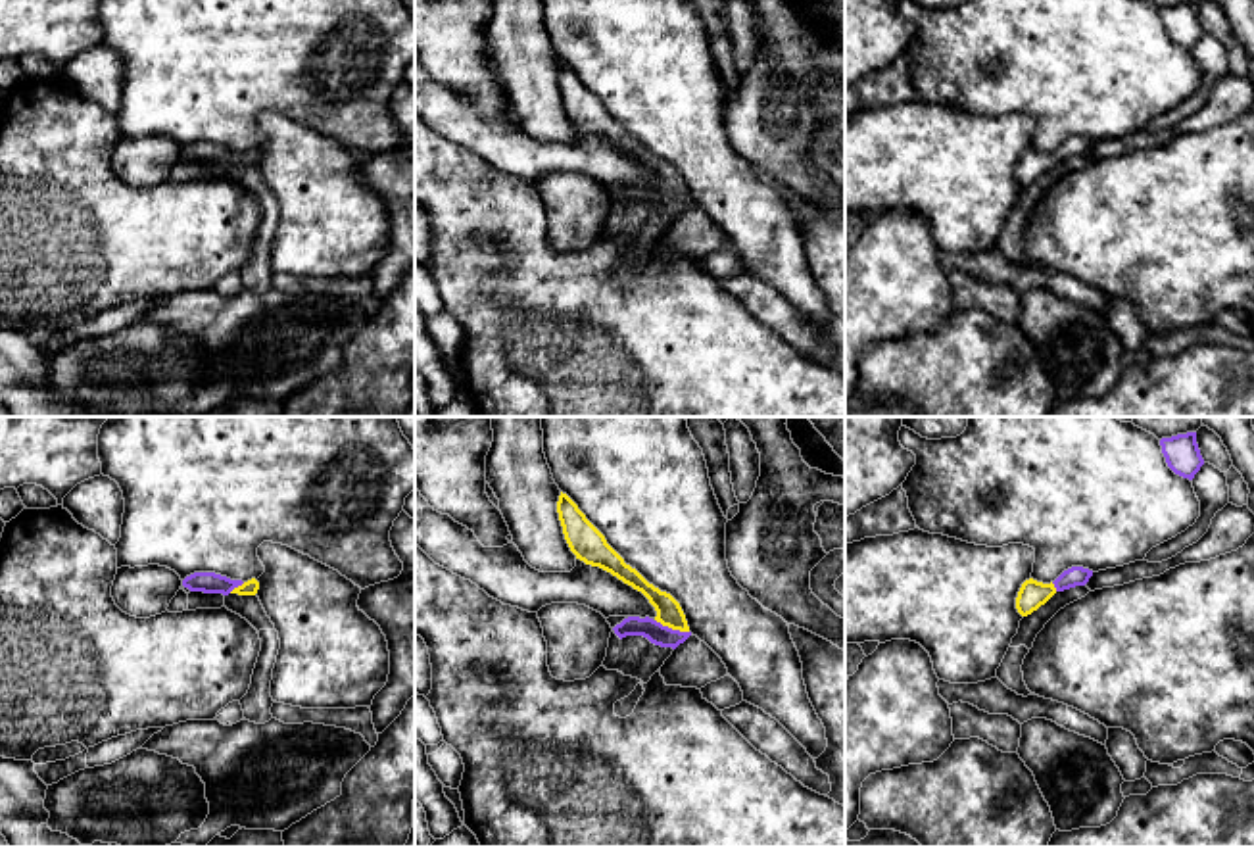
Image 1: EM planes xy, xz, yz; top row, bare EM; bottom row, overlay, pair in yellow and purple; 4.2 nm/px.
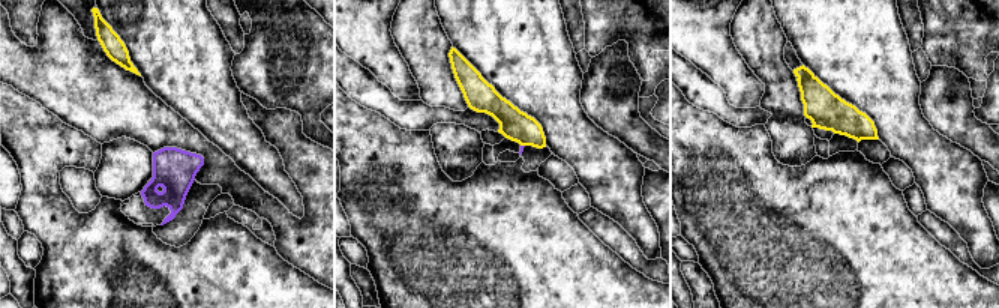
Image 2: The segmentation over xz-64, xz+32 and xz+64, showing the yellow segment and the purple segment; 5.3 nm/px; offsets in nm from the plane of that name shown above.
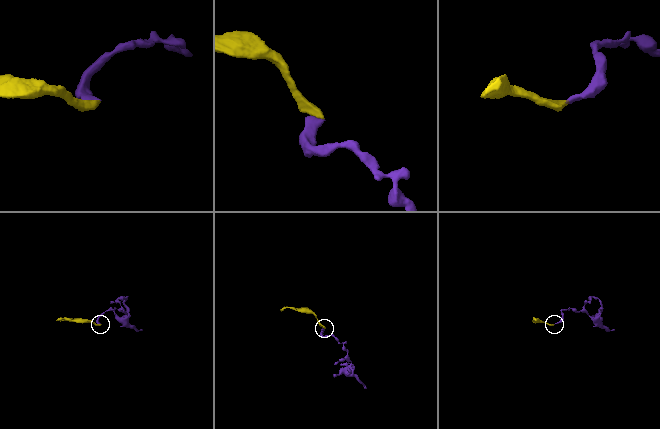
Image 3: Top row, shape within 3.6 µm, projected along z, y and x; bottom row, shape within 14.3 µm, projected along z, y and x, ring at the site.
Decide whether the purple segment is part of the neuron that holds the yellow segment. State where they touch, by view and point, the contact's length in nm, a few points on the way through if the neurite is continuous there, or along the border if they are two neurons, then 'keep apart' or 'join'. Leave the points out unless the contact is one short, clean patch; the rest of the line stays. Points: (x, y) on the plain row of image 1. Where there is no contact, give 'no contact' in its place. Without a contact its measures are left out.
meets yellow in xz at (673, 198); contact 160 nm long; runs through xz (669, 183), (673, 198), (655, 202); join

